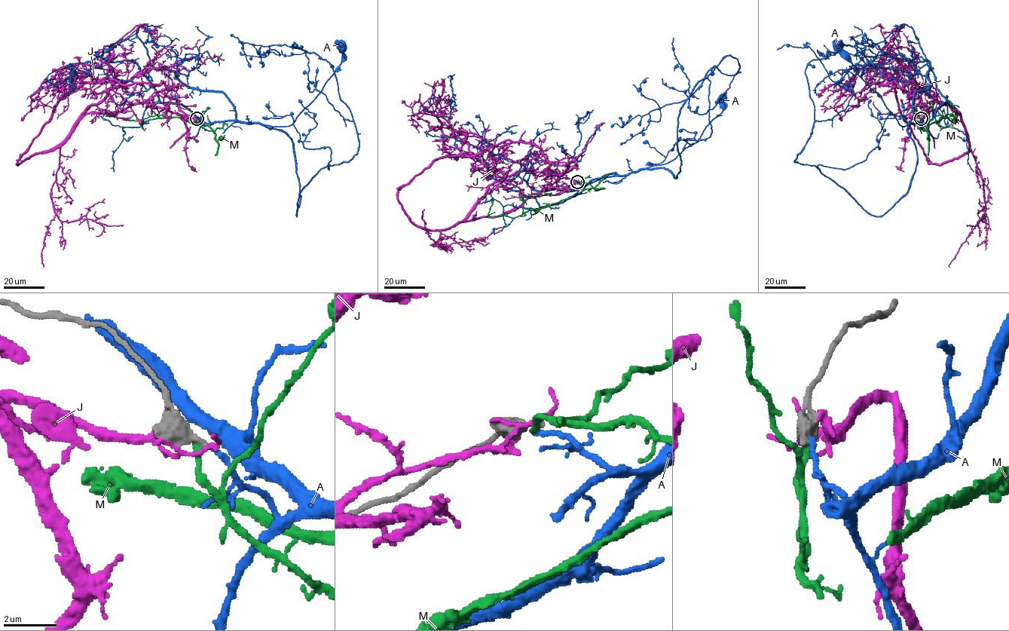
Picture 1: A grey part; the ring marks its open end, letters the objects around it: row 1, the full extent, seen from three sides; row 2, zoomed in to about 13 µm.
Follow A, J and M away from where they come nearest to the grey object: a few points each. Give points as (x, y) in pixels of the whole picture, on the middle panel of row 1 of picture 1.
A: (577, 182), (586, 185), (595, 179), (622, 176), (671, 161), (694, 143), (705, 127), (725, 108), (721, 97)
J: (574, 182), (465, 220), (502, 176), (490, 148), (531, 142), (556, 179), (577, 165)
M: (576, 182), (585, 182), (592, 187), (515, 217), (502, 214), (491, 217), (488, 214), (492, 204), (490, 193)

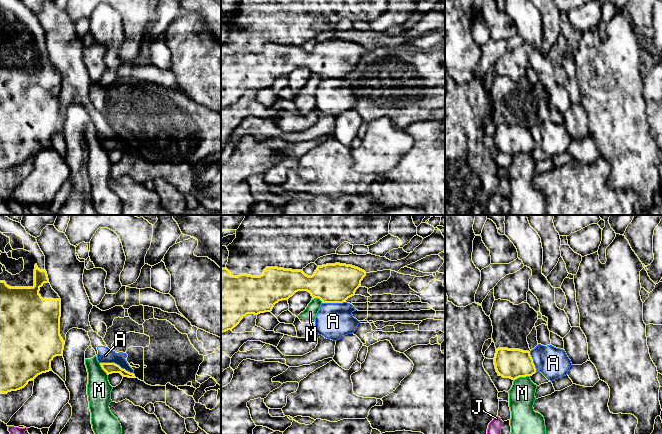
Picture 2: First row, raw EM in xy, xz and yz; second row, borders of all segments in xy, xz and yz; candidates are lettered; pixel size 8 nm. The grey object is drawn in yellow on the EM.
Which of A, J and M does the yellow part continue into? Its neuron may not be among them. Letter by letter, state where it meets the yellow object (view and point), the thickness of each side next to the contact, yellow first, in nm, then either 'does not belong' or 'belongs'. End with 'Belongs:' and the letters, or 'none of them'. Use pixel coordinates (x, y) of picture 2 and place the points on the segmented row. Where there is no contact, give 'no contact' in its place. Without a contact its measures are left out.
A: contact xy (116, 364); calibres 90 and 130 nm; does not belong
J: no contact; does not belong
M: contact yz (521, 376); calibres 240 and 200 nm; does not belong
Belongs: none of them

